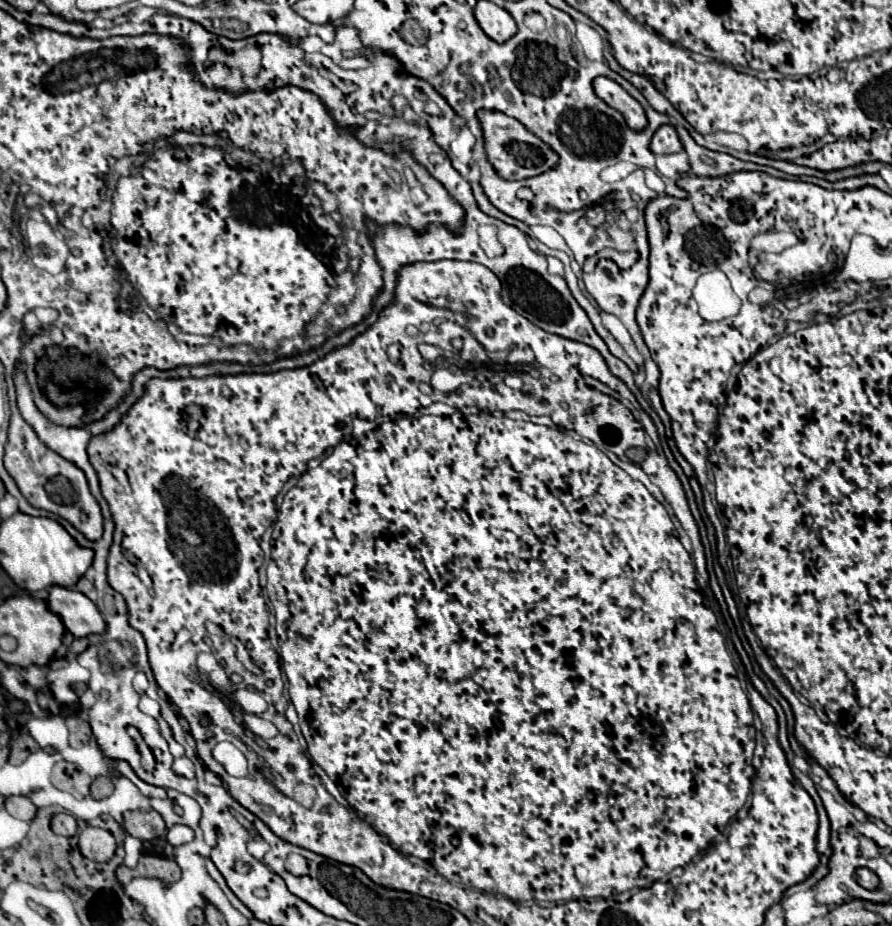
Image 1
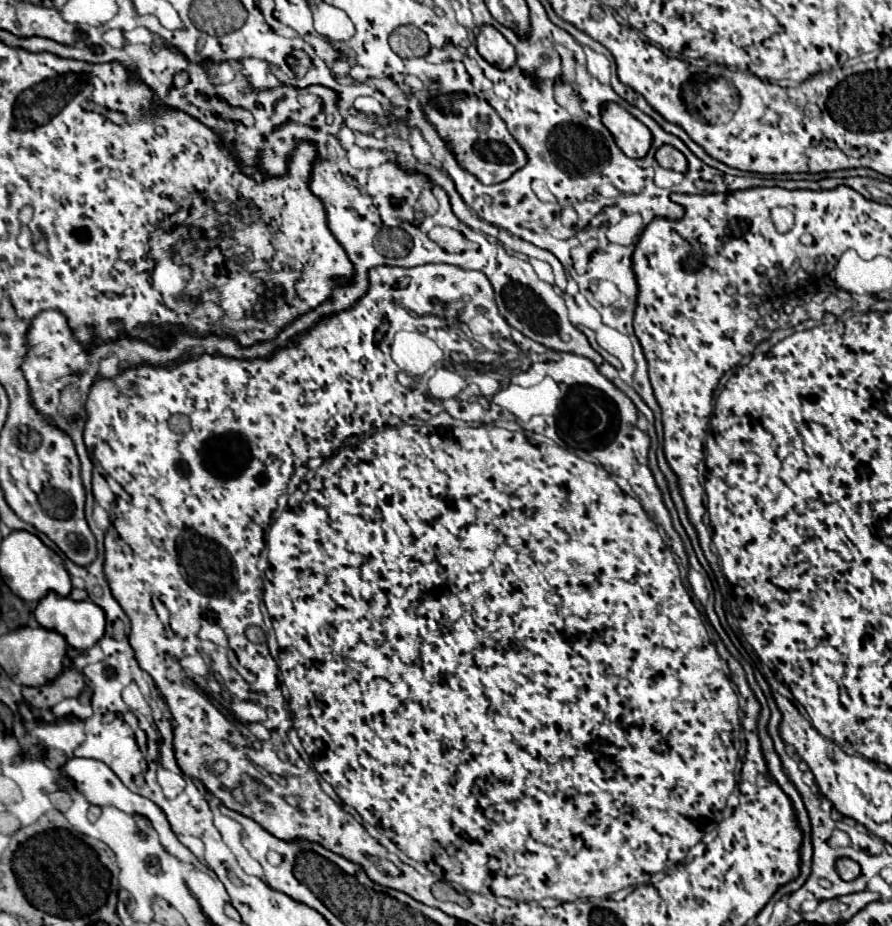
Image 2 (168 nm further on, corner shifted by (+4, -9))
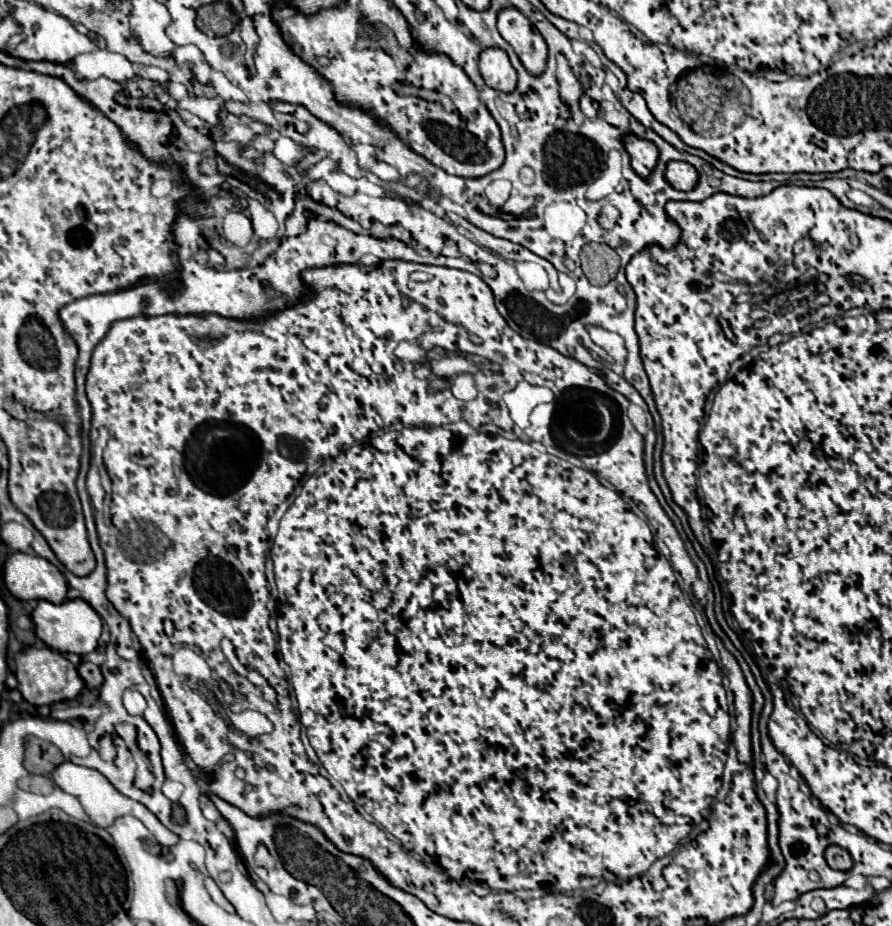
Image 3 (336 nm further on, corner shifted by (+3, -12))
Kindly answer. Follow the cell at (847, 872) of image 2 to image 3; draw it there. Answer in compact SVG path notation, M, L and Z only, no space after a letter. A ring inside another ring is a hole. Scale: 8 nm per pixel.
M832 844L832 846L828 846L828 848L824 850L824 858L826 858L828 866L834 868L834 870L846 872L846 870L852 868L852 858L848 856L848 852L846 852L844 848L840 848L840 846L836 846L836 844Z

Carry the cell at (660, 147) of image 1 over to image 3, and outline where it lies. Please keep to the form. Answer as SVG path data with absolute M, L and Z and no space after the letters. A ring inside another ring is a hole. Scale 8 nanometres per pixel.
M670 162L666 168L666 180L682 192L688 192L696 186L698 182L698 172L692 164L688 162Z

